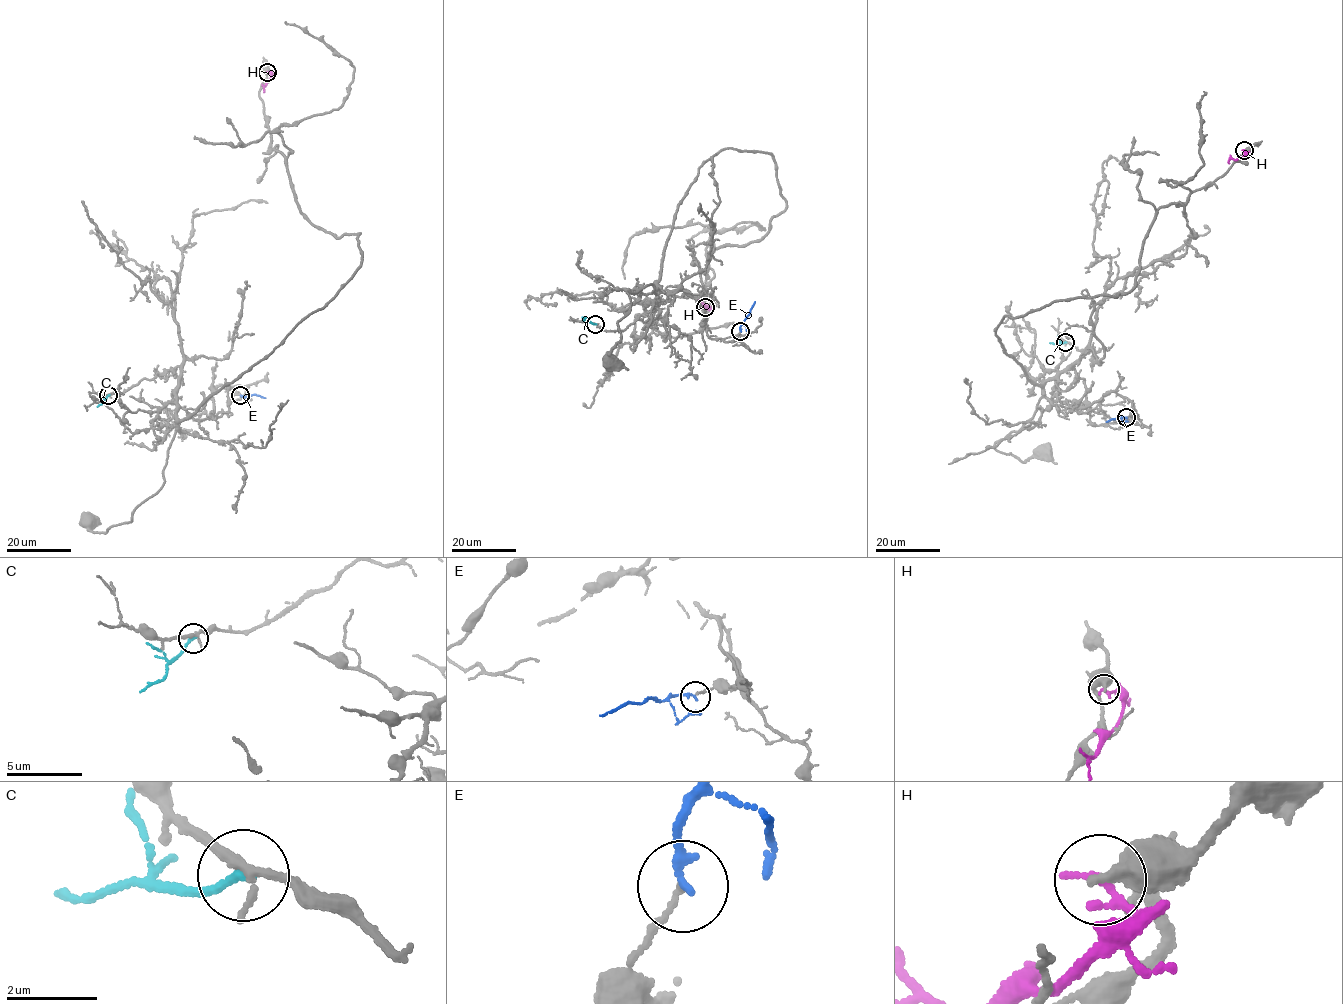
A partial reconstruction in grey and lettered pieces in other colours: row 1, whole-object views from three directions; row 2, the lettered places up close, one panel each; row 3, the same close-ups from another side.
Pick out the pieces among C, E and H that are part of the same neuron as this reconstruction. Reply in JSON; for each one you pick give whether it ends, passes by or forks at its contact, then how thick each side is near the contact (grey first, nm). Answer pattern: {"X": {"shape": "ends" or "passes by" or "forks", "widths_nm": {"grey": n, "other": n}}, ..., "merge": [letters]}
{"merge": []}

